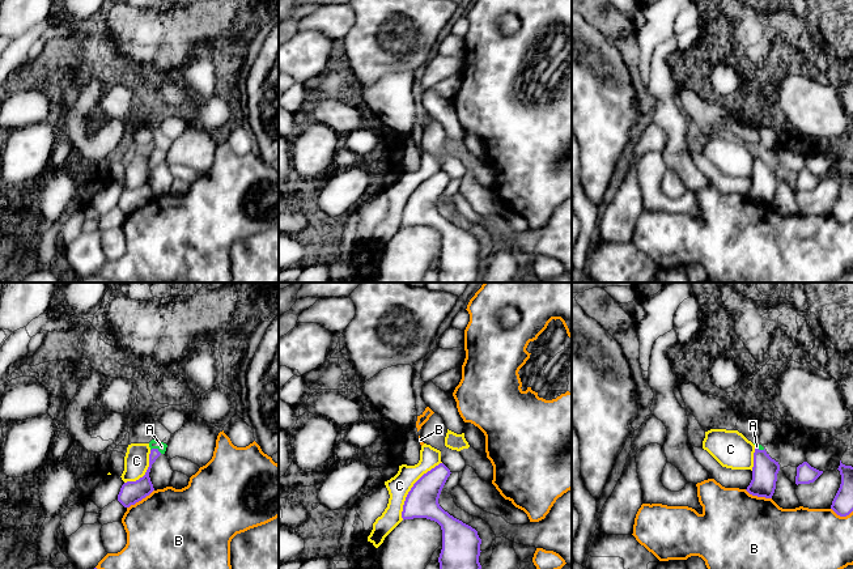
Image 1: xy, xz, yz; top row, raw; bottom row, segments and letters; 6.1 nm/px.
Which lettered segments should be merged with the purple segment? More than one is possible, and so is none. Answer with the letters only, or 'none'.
A

